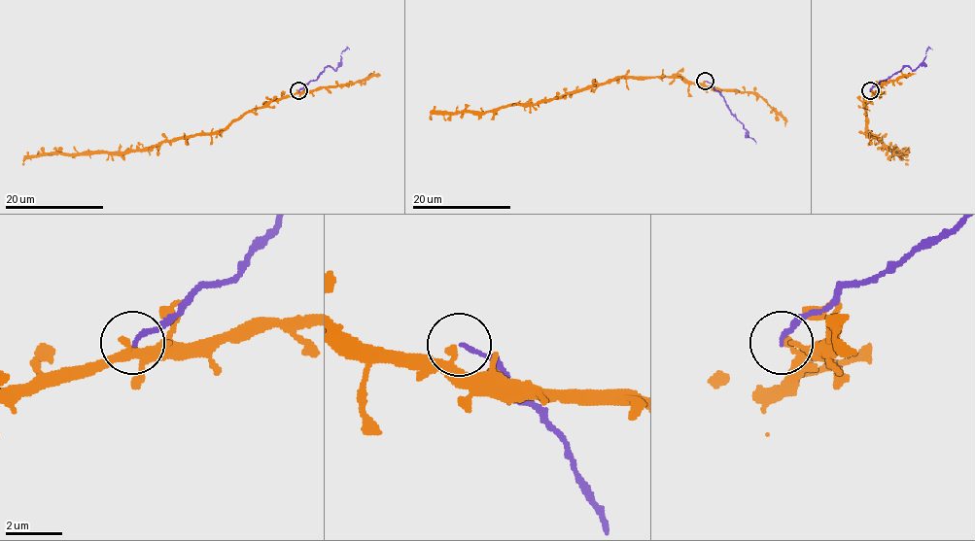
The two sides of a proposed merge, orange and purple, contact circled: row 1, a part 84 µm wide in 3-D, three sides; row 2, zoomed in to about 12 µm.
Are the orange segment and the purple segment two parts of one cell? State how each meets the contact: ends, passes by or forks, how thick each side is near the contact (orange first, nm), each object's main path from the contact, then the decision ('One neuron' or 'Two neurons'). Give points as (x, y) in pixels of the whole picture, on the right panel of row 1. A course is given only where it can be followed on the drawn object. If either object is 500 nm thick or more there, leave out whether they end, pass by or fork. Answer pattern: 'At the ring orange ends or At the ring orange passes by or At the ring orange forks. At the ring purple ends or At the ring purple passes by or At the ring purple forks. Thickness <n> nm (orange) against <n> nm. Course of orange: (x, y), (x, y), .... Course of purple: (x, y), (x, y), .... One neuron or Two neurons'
At the ring orange ends. At the ring purple ends. Thickness 240 nm (orange) against 150 nm. Course of orange: (870, 91), (872, 94), (866, 101), (866, 130), (887, 149), (901, 153), (907, 161), (906, 165). Course of purple: (870, 91), (904, 66), (915, 70), (929, 48), (931, 49). Two neurons

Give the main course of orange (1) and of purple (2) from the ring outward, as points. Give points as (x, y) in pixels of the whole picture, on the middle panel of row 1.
1: (704, 81), (624, 78), (535, 103), (506, 105), (484, 112), (435, 112), (430, 117)
2: (706, 81), (724, 98), (748, 137), (756, 143)

